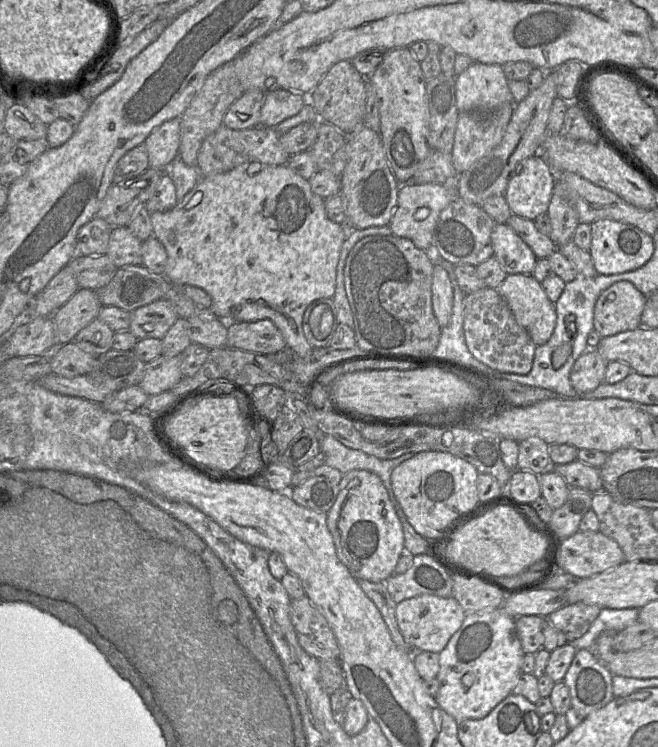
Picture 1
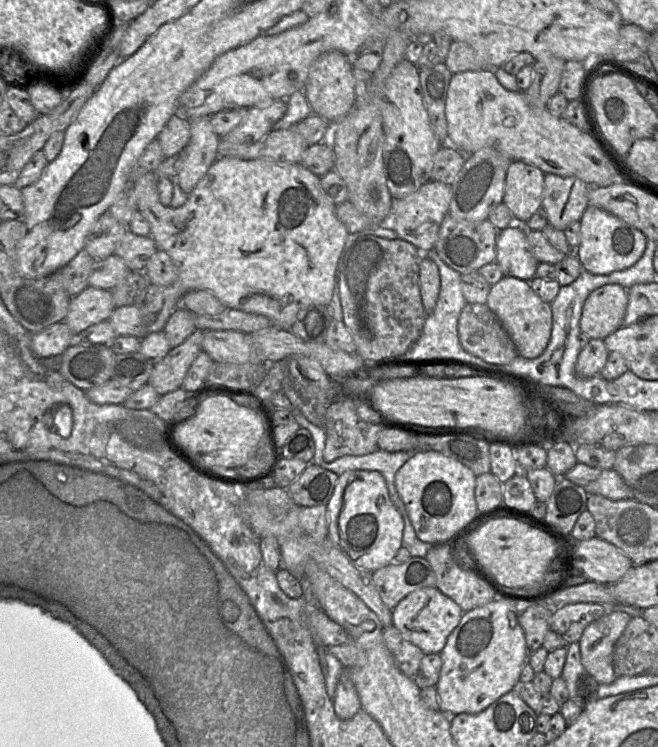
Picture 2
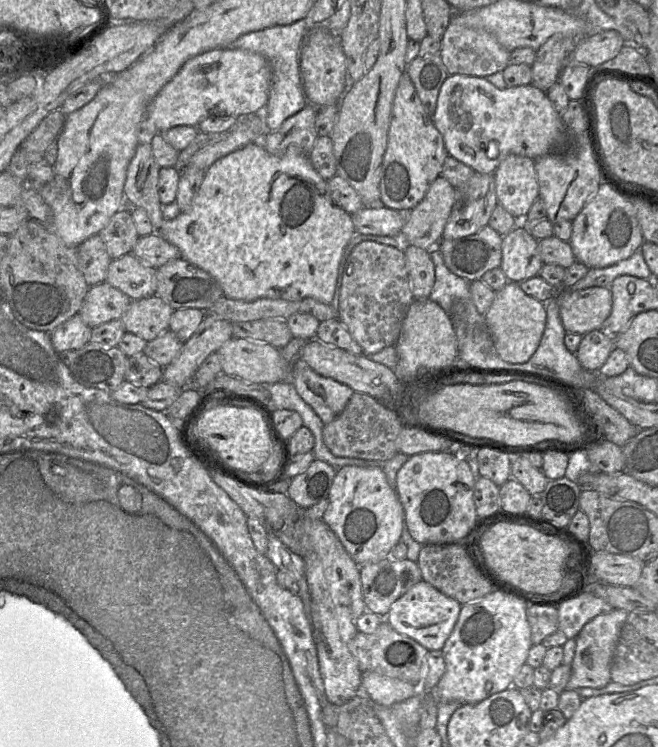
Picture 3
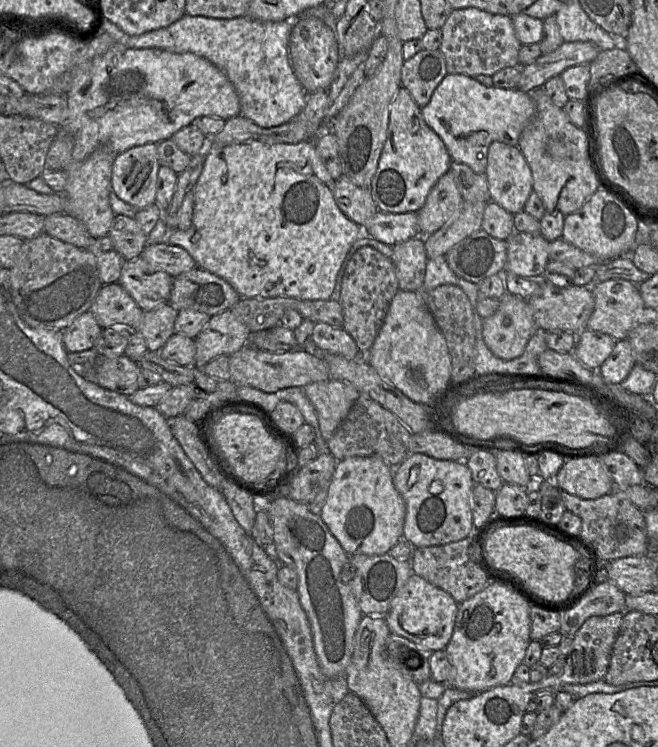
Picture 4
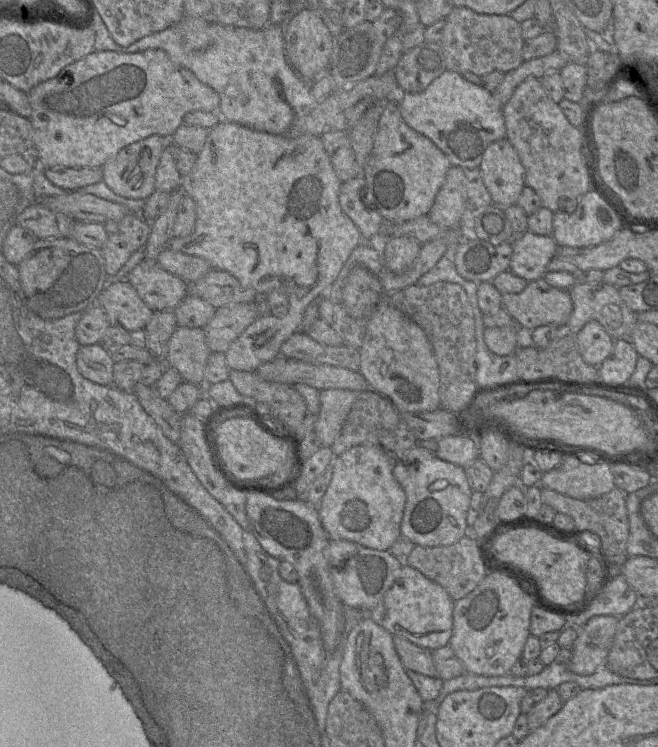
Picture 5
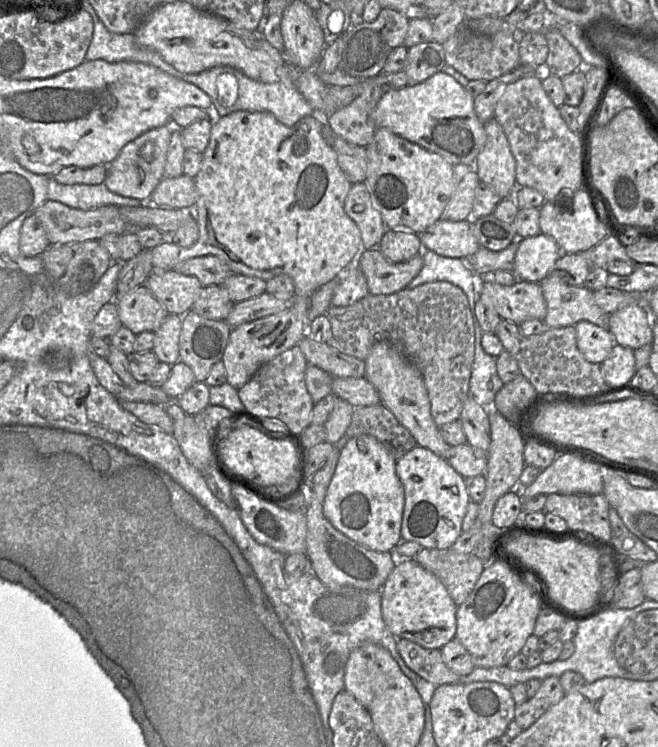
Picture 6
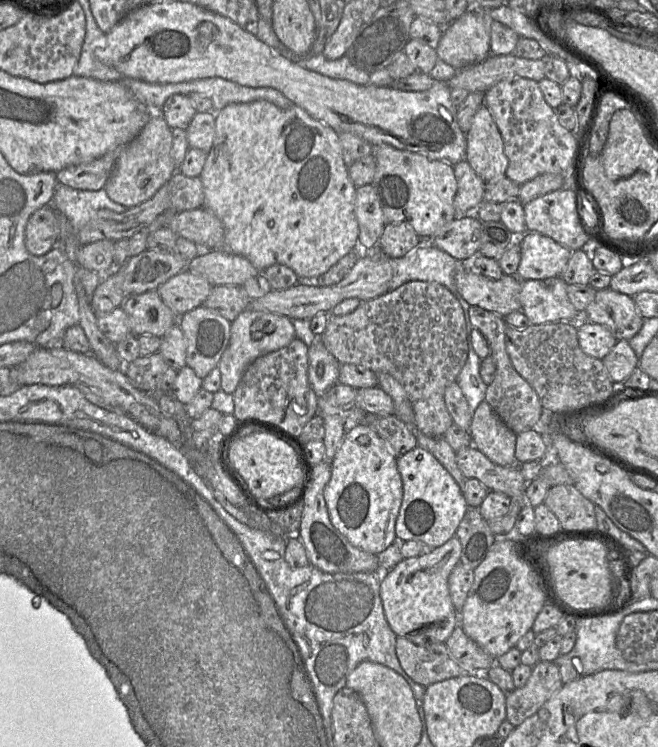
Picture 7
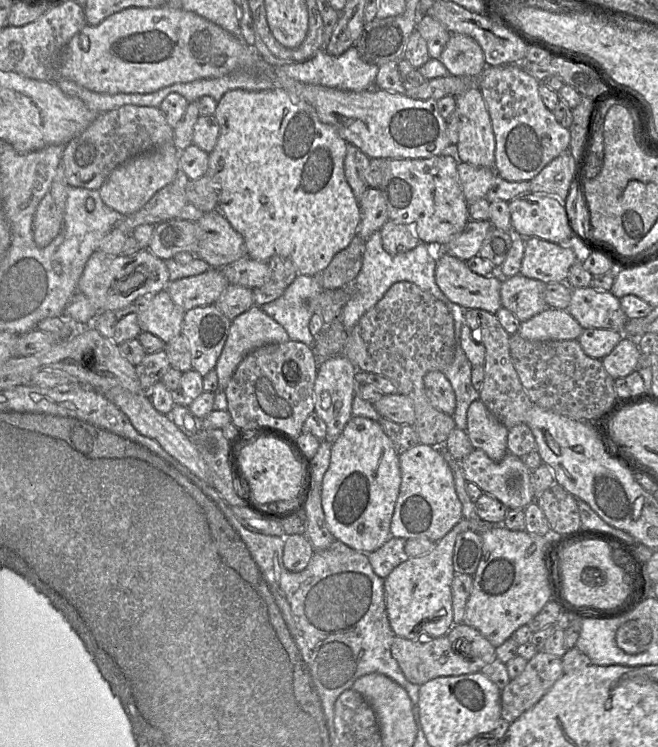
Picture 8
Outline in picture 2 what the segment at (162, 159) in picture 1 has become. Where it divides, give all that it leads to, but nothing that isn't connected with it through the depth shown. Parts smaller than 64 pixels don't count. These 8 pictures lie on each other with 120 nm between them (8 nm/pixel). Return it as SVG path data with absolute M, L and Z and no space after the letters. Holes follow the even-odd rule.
M174 114L166 122L156 139L165 158L181 153L190 140L190 121L181 115Z

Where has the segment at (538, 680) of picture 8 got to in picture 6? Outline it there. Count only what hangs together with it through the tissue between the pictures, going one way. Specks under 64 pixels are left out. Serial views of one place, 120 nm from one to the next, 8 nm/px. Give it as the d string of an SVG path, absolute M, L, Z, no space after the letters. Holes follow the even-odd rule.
M546 677L541 680L539 690L532 698L527 699L520 705L516 705L514 721L522 730L526 730L550 707L557 704L565 694L566 692L561 685L560 677Z

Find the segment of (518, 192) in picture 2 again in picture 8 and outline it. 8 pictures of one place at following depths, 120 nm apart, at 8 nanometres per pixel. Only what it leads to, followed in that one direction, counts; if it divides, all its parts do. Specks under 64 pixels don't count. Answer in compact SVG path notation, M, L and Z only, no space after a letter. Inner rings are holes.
M469 89L455 98L459 117L455 156L474 166L494 168L495 136L480 89Z

